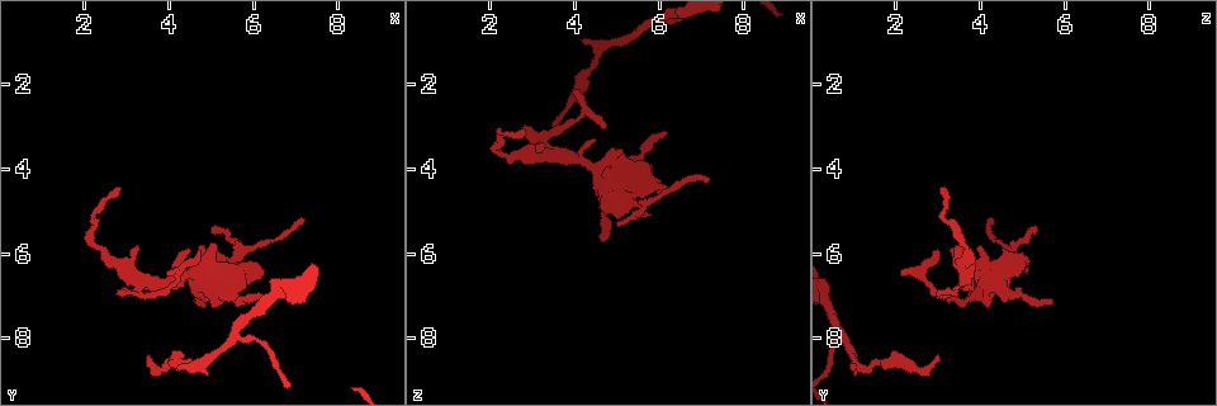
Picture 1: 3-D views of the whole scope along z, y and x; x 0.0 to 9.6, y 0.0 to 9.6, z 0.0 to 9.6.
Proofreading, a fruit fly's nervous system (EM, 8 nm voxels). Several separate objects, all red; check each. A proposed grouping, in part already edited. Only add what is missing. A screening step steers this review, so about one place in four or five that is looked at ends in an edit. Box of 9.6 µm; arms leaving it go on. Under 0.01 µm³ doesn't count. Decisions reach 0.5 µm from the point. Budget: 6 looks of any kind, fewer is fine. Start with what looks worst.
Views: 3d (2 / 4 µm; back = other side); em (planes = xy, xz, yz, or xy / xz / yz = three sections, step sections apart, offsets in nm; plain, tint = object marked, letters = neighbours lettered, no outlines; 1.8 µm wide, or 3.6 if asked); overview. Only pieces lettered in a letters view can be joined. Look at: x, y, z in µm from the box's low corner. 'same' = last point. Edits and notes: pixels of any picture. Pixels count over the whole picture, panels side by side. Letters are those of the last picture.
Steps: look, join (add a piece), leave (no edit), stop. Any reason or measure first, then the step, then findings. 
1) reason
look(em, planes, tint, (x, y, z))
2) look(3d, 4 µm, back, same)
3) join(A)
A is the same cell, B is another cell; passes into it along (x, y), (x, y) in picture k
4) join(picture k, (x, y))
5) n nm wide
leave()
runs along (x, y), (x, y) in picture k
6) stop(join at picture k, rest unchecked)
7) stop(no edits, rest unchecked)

look(em, planes, letters, (3.50, 8.45, 3.05))

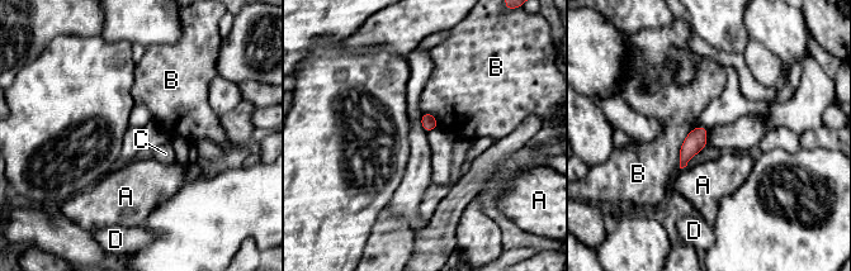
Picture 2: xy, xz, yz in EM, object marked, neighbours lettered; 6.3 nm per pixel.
100 nm wide
leave()
A, B, C and D are other cells; border along (693, 129), (680, 148), (679, 166) in picture 2; none of them fits

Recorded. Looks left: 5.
free end
look(3d, 4 µm, (6.20, 7.00, 3.10))

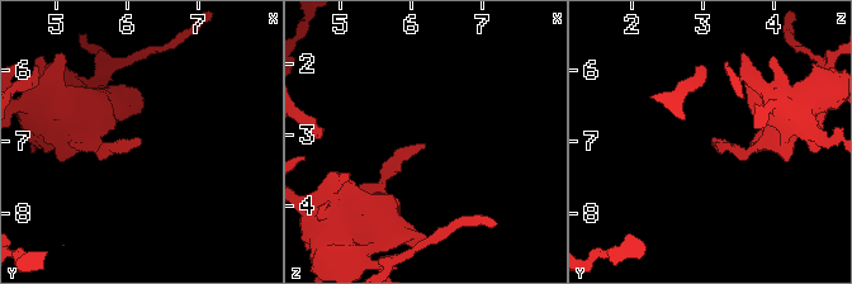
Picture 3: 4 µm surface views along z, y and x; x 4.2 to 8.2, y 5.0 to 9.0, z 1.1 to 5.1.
need the tissue
look(em, planes, letters, (6.15, 6.95, 3.10))

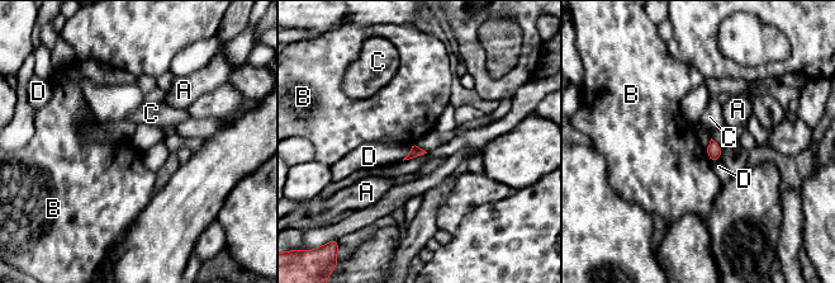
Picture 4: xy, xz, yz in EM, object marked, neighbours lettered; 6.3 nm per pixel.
leave()
A, B, C and D are other cells; border along (705, 149), (706, 155), (712, 161) in picture 4; no lettered piece goes on from it

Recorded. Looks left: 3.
branch stops here
look(3d, 2 µm, back, (4.80, 5.75, 3.95))

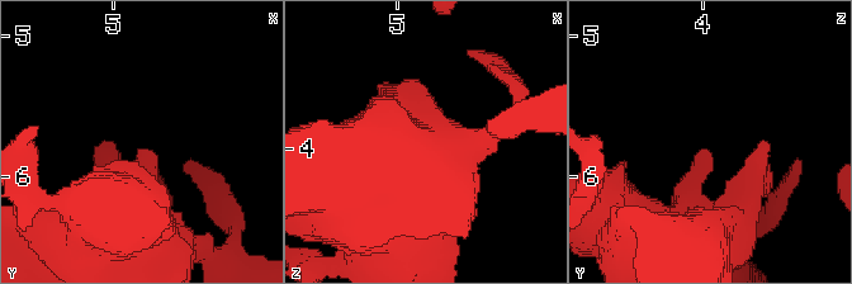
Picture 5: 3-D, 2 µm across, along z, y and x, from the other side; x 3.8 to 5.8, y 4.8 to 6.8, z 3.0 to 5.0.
shape alone is not enough
look(em, planes, plain, (4.80, 5.78, 4.02))

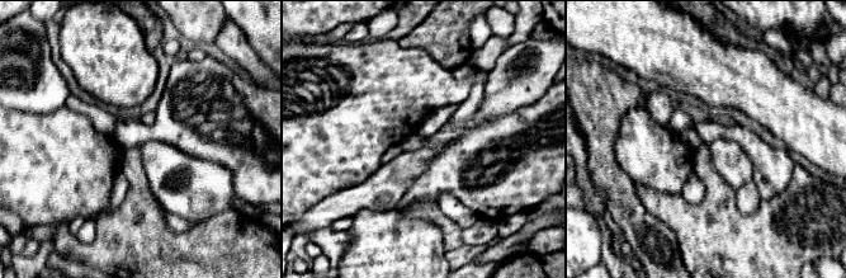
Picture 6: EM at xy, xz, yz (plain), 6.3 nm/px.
look(em, planes, letters, same)

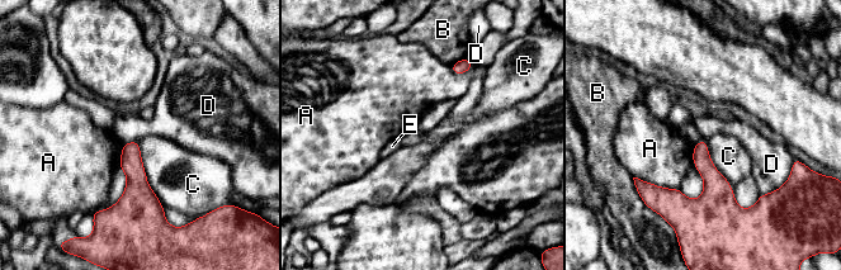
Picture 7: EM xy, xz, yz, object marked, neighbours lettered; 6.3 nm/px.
leave()
A, B, C, D and E are other cells; border along (778, 188), (761, 194) in picture 7; none of them fits

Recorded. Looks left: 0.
stop(no edits, rest unchecked)

